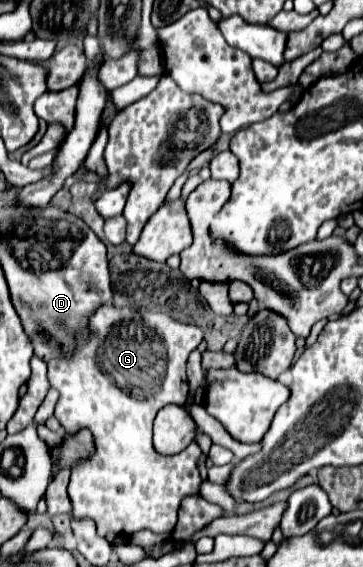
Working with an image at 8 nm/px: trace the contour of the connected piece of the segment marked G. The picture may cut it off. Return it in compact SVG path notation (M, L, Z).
M104 304L102 308L98 308L98 312L90 318L90 328L96 330L96 336L90 338L80 338L78 342L78 350L74 352L74 356L70 360L50 360L48 364L48 380L52 384L52 388L56 388L60 392L60 400L56 404L56 418L60 420L60 424L64 426L66 432L76 432L78 428L88 428L94 434L96 440L96 454L92 456L92 460L82 462L80 468L72 470L70 476L70 484L68 484L68 494L72 500L72 516L76 520L84 520L90 518L96 522L96 530L100 538L106 538L108 534L116 534L116 536L132 536L140 530L150 530L154 534L170 534L178 522L178 510L180 510L180 502L186 496L200 496L200 470L198 470L198 460L203 455L196 441L192 441L189 446L174 456L164 456L158 454L154 444L152 444L152 422L154 416L160 408L164 408L166 404L184 404L186 396L188 396L188 376L186 376L186 362L188 362L188 354L202 342L204 334L200 326L192 326L192 324L182 324L176 322L174 318L170 318L168 314L162 312L152 312L152 310L130 310L130 308L116 308L112 304Z

